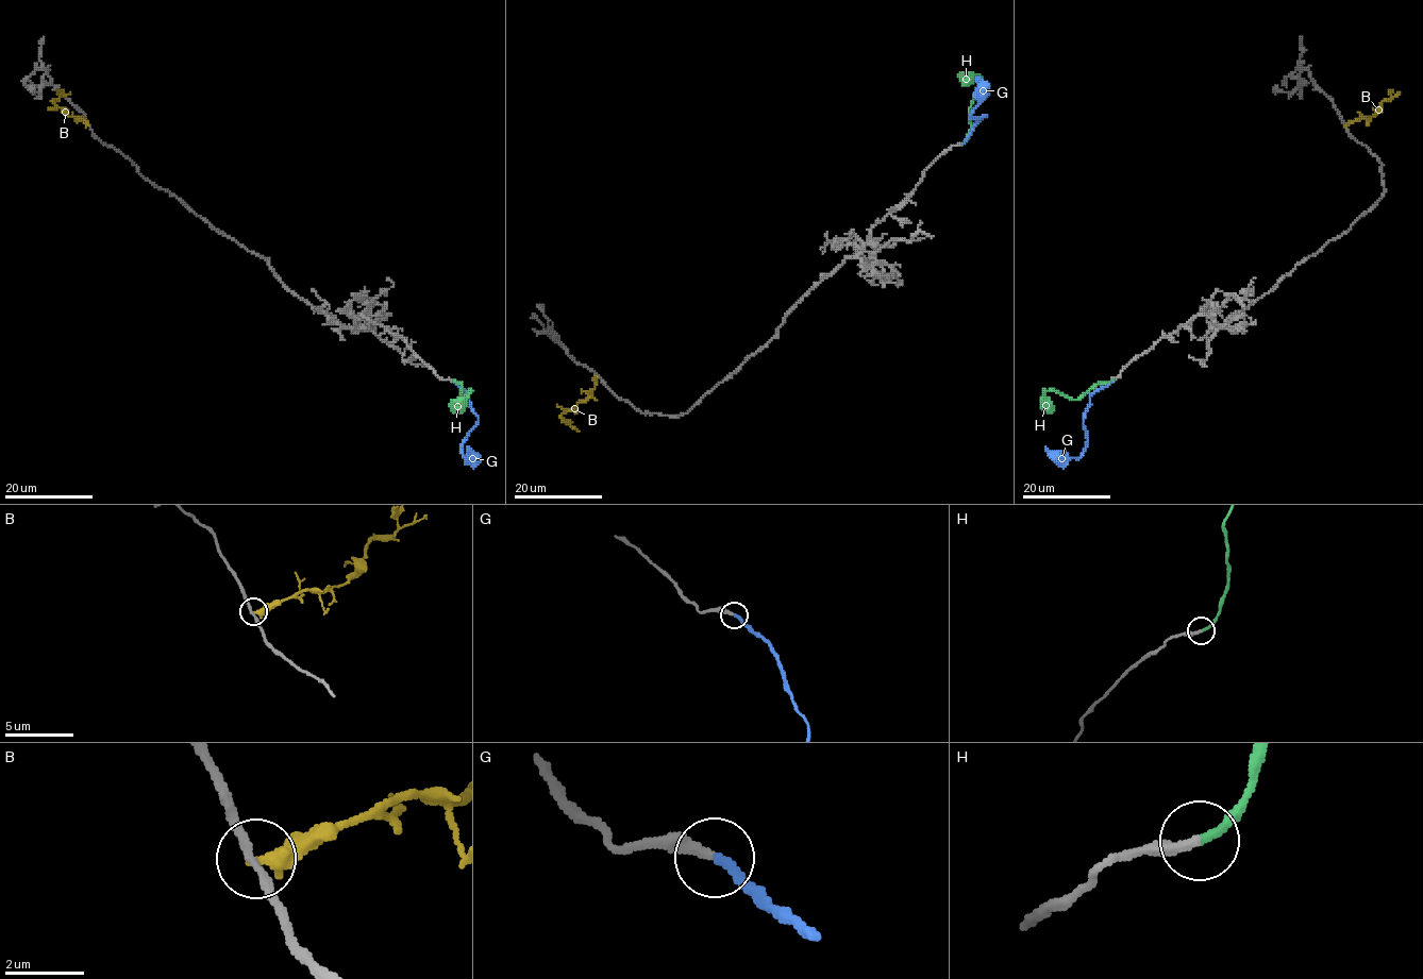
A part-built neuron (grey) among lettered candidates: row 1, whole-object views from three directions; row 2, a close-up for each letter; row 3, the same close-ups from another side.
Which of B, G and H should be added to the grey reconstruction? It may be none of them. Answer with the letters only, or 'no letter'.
H

